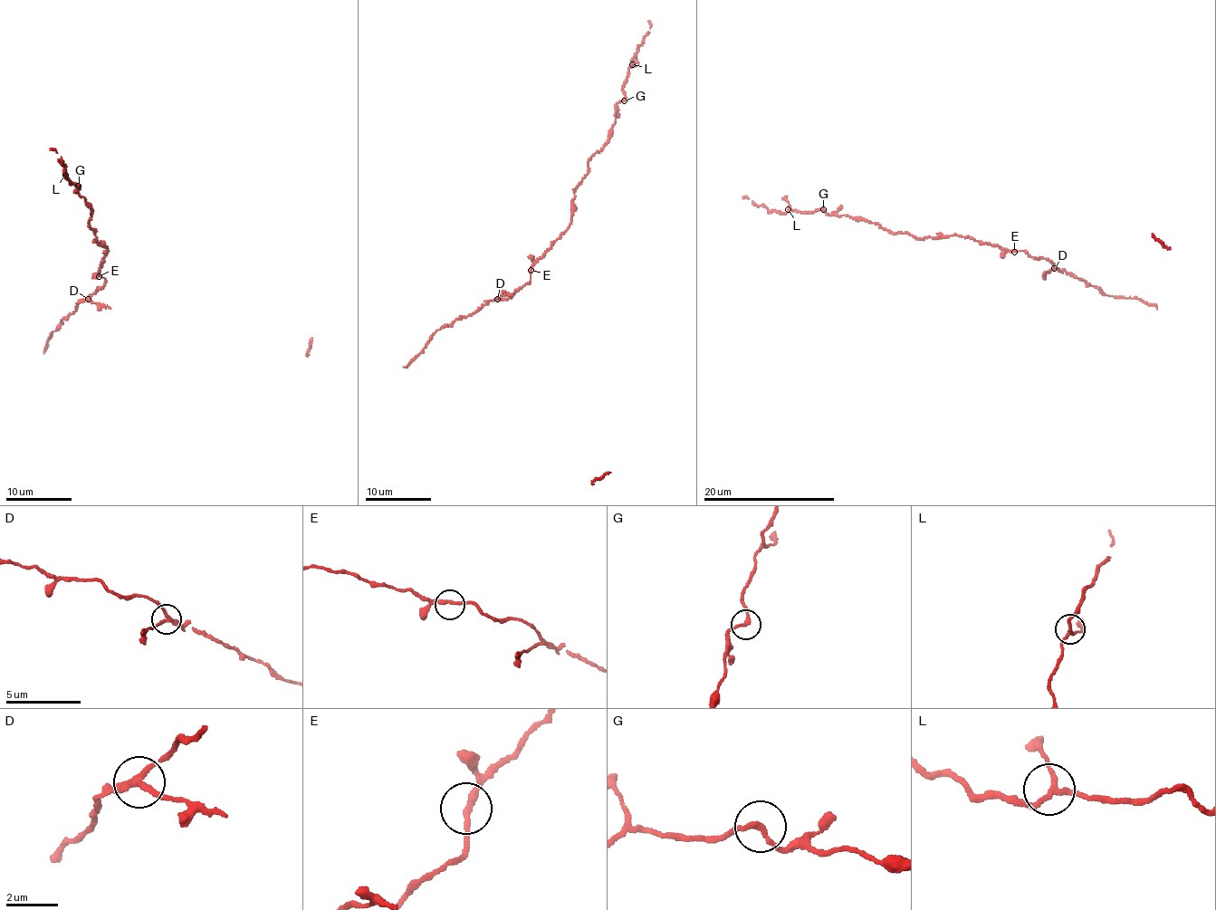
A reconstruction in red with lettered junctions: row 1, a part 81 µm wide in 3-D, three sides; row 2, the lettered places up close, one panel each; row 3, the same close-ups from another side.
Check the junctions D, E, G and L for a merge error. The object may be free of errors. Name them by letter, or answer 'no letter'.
D

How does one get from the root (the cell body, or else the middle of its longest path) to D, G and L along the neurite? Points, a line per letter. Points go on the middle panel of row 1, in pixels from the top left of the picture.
D: (531, 272), (530, 281), (507, 298), (497, 298)
G: (531, 272), (533, 263), (568, 229), (574, 193), (587, 173), (588, 158), (609, 138), (616, 104), (624, 100)
L: (531, 272), (568, 229), (574, 193), (587, 173), (588, 158), (609, 138), (632, 64)

